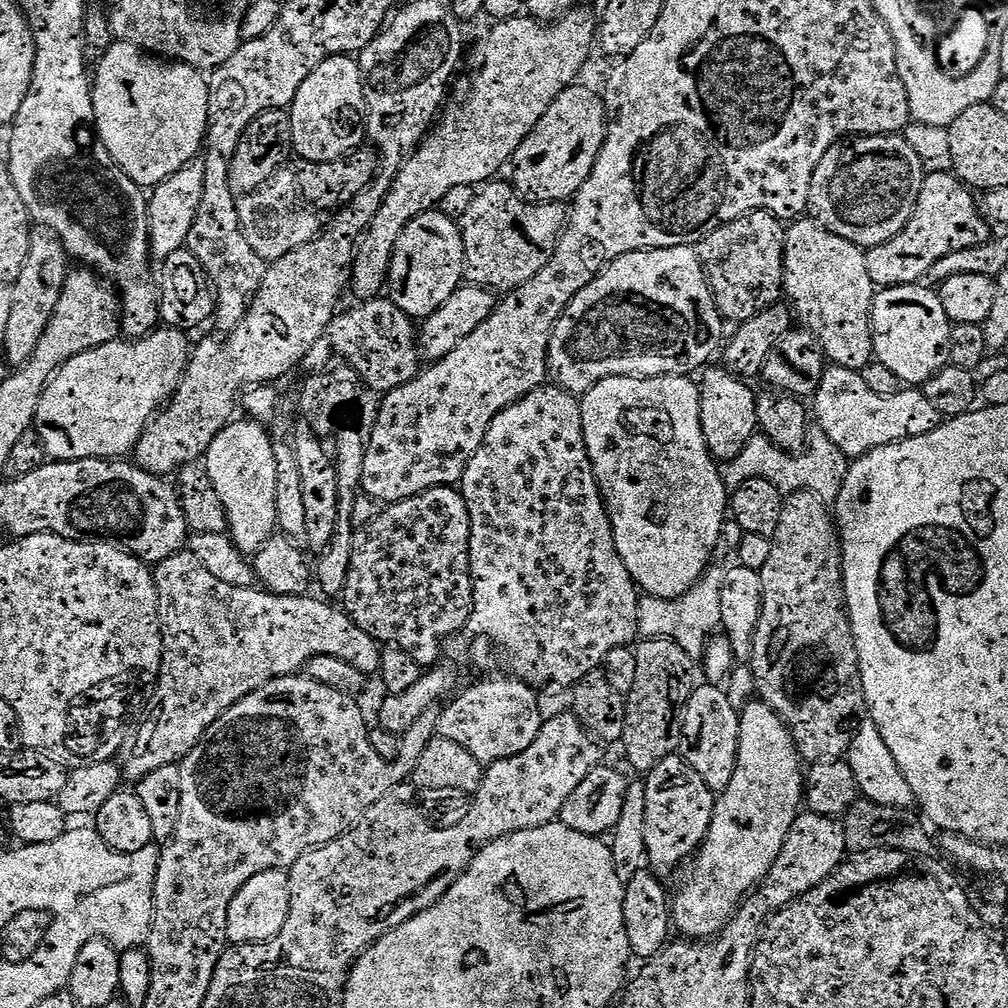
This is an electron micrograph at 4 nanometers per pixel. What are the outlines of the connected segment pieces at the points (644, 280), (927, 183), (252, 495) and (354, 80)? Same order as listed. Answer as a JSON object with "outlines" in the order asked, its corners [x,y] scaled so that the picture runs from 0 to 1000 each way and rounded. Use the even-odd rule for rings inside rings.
{"outlines":[[[[689,245],[644,246],[641,250],[626,250],[604,262],[598,270],[591,273],[589,280],[585,280],[585,284],[581,284],[581,288],[574,290],[562,304],[562,308],[548,325],[548,334],[544,340],[544,363],[550,377],[552,373],[551,380],[568,391],[584,389],[590,381],[606,373],[683,373],[693,370],[703,360],[701,357],[709,349],[711,352],[715,348],[720,337],[718,324],[720,324],[720,318],[714,313],[710,298],[706,295],[706,285],[702,283],[702,276],[698,272],[693,254],[690,253]]],[[[944,171],[920,172],[915,181],[915,188],[911,192],[911,200],[903,220],[887,236],[870,246],[862,246],[859,250],[859,264],[863,268],[863,276],[870,287],[886,286],[892,282],[912,282],[922,273],[931,260],[931,256],[938,256],[938,252],[946,252],[946,248],[958,248],[962,244],[970,244],[982,236],[982,223],[972,209],[969,195],[964,195],[960,184],[949,178]]],[[[249,415],[231,416],[206,443],[204,471],[224,502],[228,533],[243,550],[253,550],[275,527],[276,490],[275,441],[270,440],[261,420]]],[[[348,55],[329,56],[296,85],[296,93],[288,104],[290,117],[290,146],[293,154],[302,161],[327,161],[339,157],[345,151],[352,151],[363,139],[365,126],[365,102],[361,96],[361,78],[356,63]]]]}

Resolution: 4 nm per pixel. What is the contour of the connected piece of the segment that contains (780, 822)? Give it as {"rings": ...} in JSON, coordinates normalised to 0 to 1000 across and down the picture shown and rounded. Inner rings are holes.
{"rings":[[[749,697],[740,699],[734,706],[734,743],[728,772],[724,774],[721,784],[713,787],[702,830],[688,853],[690,862],[683,878],[676,883],[675,890],[669,893],[670,924],[675,924],[679,928],[676,930],[683,933],[700,933],[711,929],[723,917],[726,908],[743,892],[745,885],[742,884],[746,880],[747,884],[768,859],[800,790],[800,770],[796,762],[794,766],[796,751],[786,735],[786,729],[782,727],[782,721],[764,699]]]}

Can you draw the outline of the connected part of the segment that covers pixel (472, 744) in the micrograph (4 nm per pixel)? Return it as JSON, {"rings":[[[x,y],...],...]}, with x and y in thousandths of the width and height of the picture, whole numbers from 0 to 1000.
{"rings":[[[511,673],[499,674],[476,675],[461,687],[453,686],[436,703],[435,728],[466,744],[466,748],[470,748],[470,752],[481,760],[518,748],[518,744],[523,744],[530,737],[530,732],[534,732],[542,713],[541,707],[536,707],[533,684]]]}

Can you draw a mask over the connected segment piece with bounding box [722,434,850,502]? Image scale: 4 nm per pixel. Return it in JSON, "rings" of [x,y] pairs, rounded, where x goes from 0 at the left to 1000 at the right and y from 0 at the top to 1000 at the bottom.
{"rings":[[[751,431],[740,438],[739,444],[730,454],[717,461],[718,480],[723,486],[729,486],[732,482],[736,482],[736,478],[756,474],[767,480],[776,490],[808,488],[817,493],[818,497],[828,497],[837,481],[843,456],[835,450],[835,446],[831,446],[831,442],[820,438],[813,439],[810,441],[807,439],[797,450],[787,450],[777,448],[761,433]]]}

